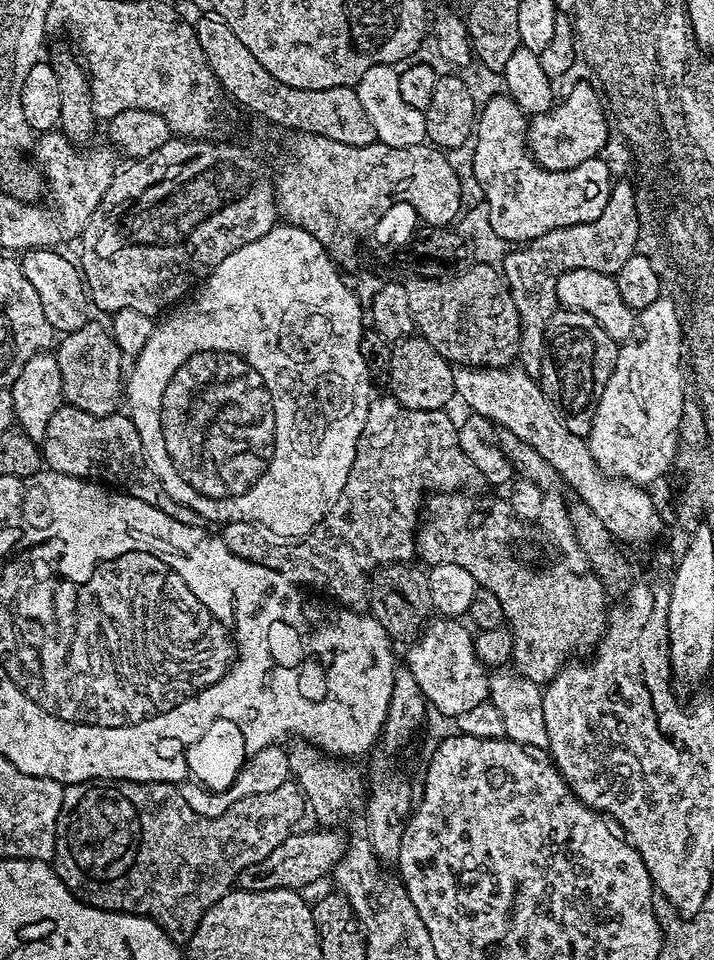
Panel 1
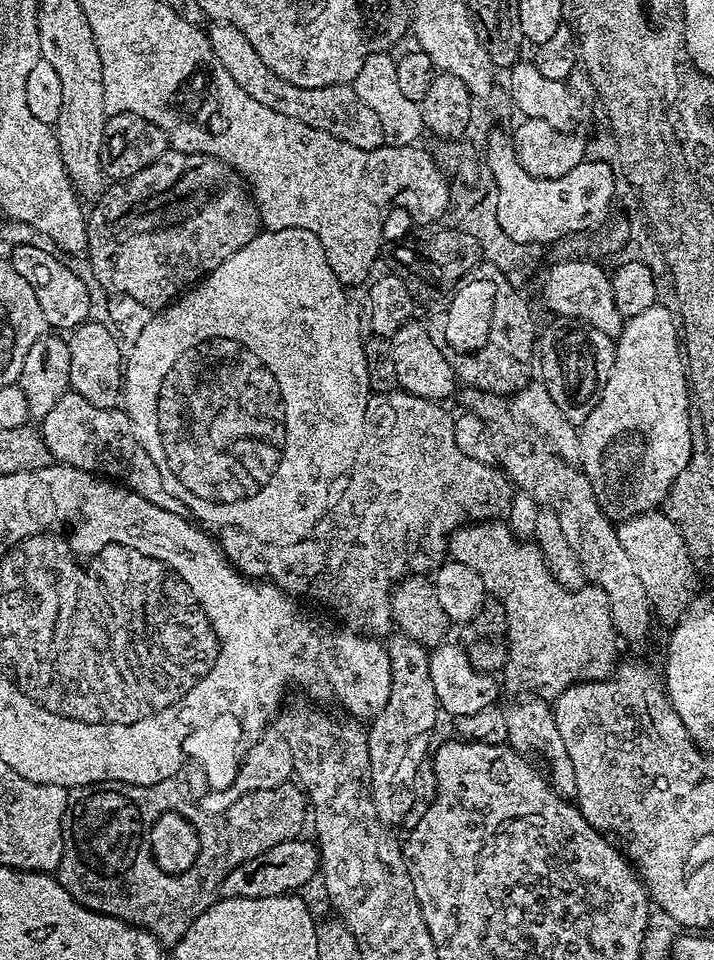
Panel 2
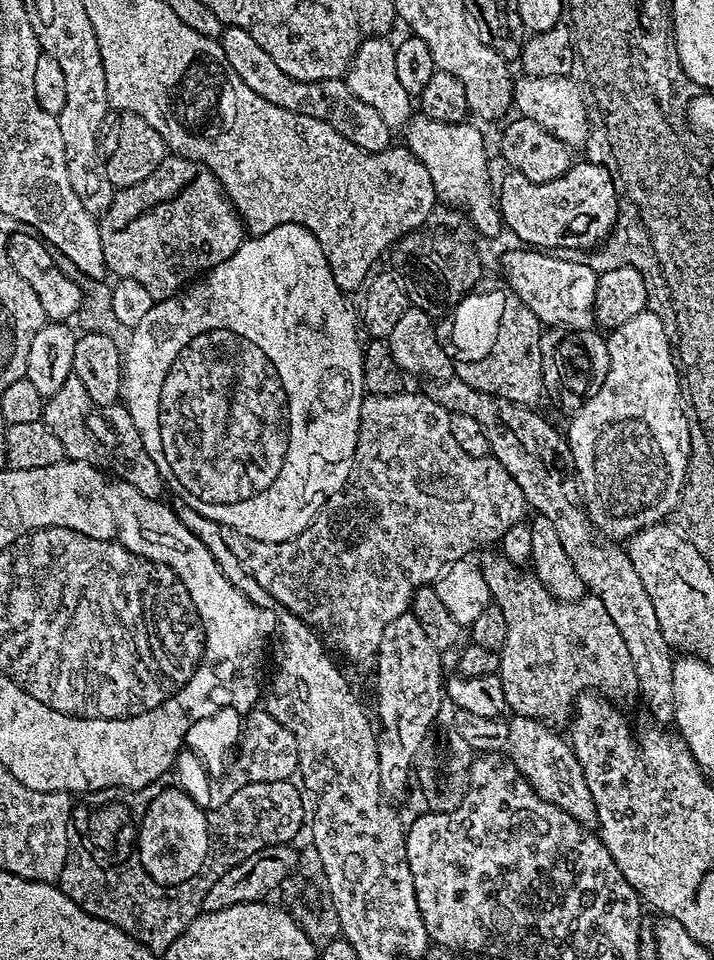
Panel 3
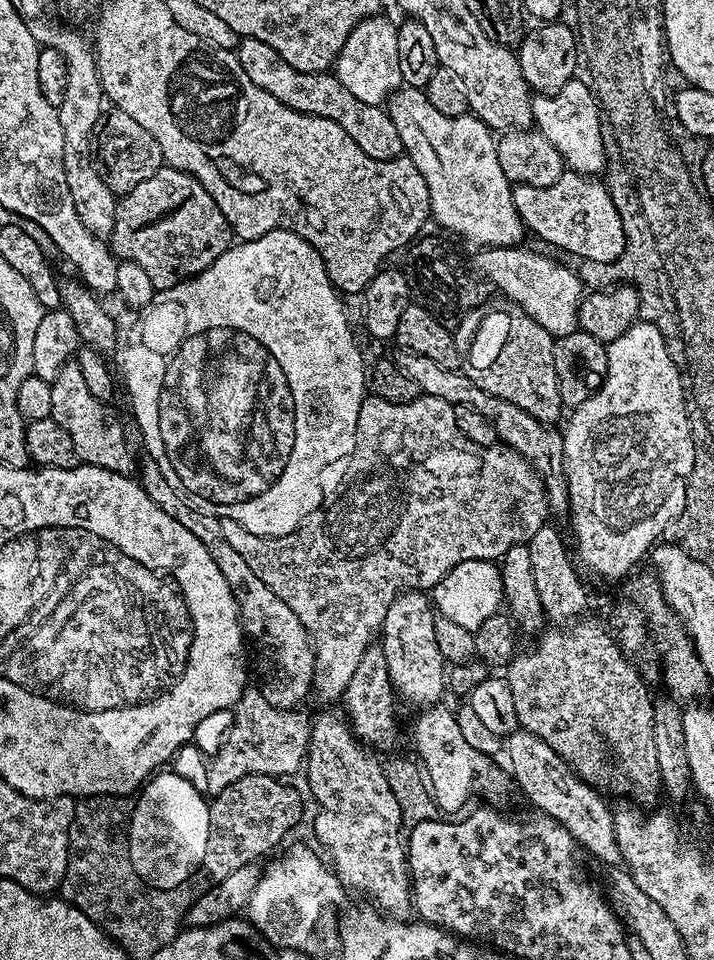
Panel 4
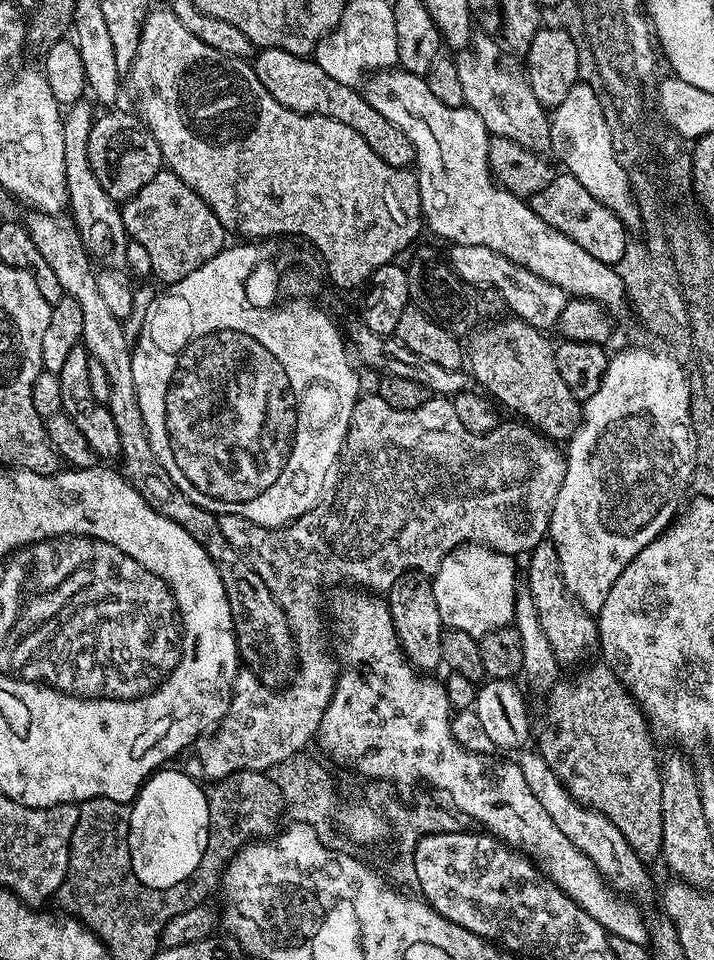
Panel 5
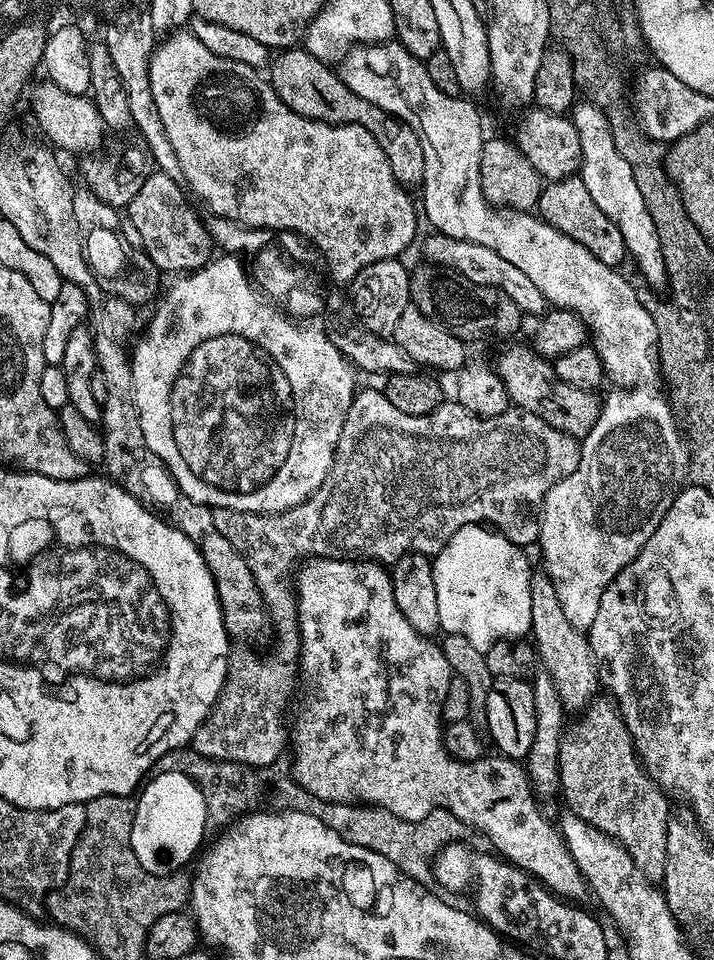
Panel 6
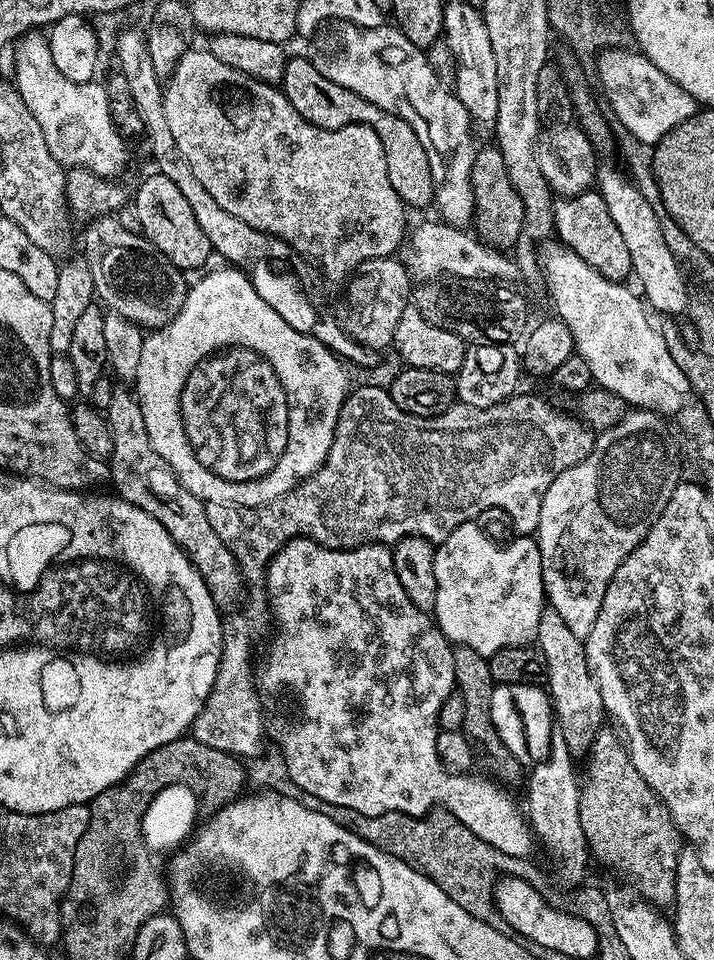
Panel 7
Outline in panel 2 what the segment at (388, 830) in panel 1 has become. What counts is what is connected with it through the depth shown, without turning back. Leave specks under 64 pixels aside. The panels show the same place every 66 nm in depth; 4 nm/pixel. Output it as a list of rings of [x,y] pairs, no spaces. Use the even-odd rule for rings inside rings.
[[[396,634],[392,641],[387,641],[386,647],[392,675],[390,698],[386,698],[386,706],[366,728],[370,750],[368,777],[378,818],[384,824],[395,826],[411,814],[416,804],[416,779],[420,776],[420,767],[423,764],[425,767],[430,756],[428,735],[436,724],[438,705],[434,684],[428,677],[429,649],[403,634]]]

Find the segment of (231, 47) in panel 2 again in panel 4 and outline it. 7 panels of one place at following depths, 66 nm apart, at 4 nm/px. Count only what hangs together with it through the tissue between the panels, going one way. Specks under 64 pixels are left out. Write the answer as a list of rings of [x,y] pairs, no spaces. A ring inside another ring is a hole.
[[[243,37],[234,51],[242,70],[246,70],[250,77],[250,82],[254,82],[254,86],[262,86],[266,94],[274,94],[274,98],[290,106],[290,110],[338,122],[338,126],[342,126],[342,130],[346,130],[346,134],[350,134],[350,138],[354,138],[354,142],[358,142],[358,146],[365,154],[370,154],[370,158],[392,160],[396,156],[405,155],[402,138],[398,138],[398,126],[394,126],[387,111],[381,105],[354,98],[354,94],[350,94],[350,90],[338,82],[335,74],[294,70],[294,66],[290,66],[290,62],[286,62],[286,58],[274,50],[274,46],[258,42],[258,38]]]

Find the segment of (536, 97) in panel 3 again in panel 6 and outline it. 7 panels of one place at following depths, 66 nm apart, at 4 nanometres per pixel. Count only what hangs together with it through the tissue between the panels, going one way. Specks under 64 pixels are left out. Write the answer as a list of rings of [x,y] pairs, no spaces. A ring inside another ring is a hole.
[[[580,102],[571,109],[570,119],[578,130],[578,142],[582,142],[582,158],[578,175],[586,186],[586,194],[590,194],[590,198],[594,198],[594,203],[598,205],[598,210],[602,210],[602,214],[606,214],[606,218],[610,218],[610,222],[618,226],[622,234],[624,251],[631,259],[632,256],[636,259],[645,282],[650,284],[648,286],[654,290],[667,289],[669,275],[664,261],[662,242],[659,241],[659,231],[635,181],[634,171],[614,146],[614,137],[606,114],[594,103]]]

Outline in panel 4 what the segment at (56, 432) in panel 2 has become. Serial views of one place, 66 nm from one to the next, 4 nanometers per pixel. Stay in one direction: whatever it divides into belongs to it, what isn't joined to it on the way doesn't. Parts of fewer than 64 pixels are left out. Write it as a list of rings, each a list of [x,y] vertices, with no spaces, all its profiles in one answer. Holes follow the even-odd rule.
[[[70,362],[62,366],[62,370],[58,370],[58,378],[50,383],[51,418],[70,434],[79,463],[132,476],[138,468],[138,456],[132,453],[132,448],[128,445],[128,432],[111,408],[113,405],[90,394],[82,370],[78,370],[76,363]]]

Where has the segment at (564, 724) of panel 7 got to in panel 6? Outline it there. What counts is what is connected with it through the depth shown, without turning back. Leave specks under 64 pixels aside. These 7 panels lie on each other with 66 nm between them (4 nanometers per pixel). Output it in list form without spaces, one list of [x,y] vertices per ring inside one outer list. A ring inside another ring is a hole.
[[[536,570],[530,582],[530,614],[532,615],[531,639],[538,653],[539,663],[558,686],[558,698],[562,698],[565,709],[583,710],[592,703],[597,695],[598,665],[592,648],[588,645],[587,635],[581,629],[570,626],[562,602],[558,602],[558,590],[550,582],[547,572]]]

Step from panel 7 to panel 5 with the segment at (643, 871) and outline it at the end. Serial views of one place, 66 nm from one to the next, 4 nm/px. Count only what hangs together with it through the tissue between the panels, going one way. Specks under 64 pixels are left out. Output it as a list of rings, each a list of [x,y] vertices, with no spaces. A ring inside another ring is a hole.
[[[603,662],[592,664],[576,684],[557,682],[547,693],[548,717],[540,728],[538,751],[554,770],[564,788],[578,803],[593,808],[598,814],[608,816],[618,830],[630,842],[640,859],[651,862],[660,856],[662,846],[662,782],[660,781],[661,761],[656,760],[654,733],[648,727],[648,719],[637,706],[636,700],[625,690],[624,684]]]

